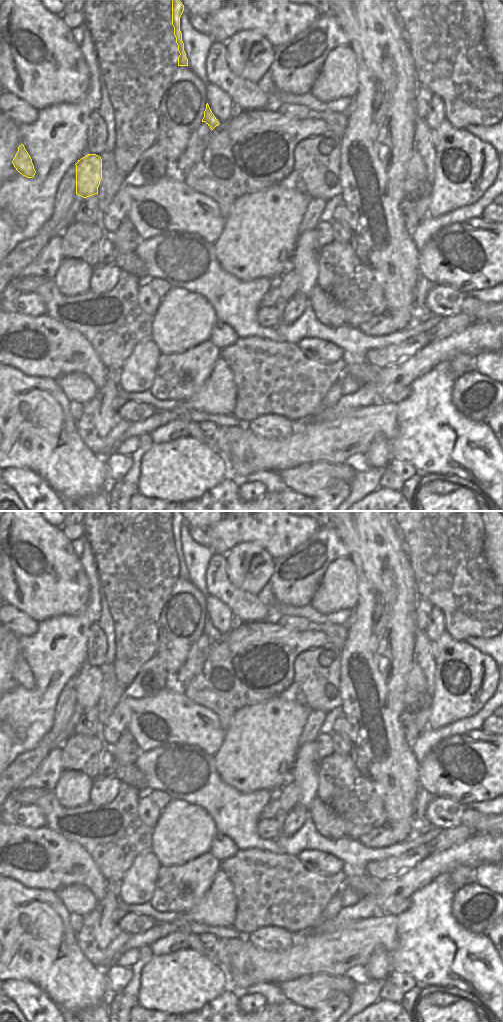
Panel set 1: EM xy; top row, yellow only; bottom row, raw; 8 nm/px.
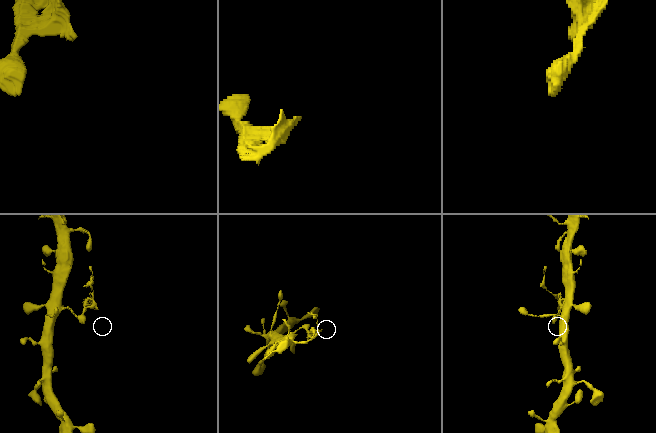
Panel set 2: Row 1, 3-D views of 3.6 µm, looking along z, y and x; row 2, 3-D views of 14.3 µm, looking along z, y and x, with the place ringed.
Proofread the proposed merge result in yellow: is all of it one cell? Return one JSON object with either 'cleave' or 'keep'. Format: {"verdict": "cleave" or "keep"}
{"verdict": "cleave"}

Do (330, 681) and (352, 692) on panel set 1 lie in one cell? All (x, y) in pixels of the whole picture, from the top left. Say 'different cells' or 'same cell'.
different cells

